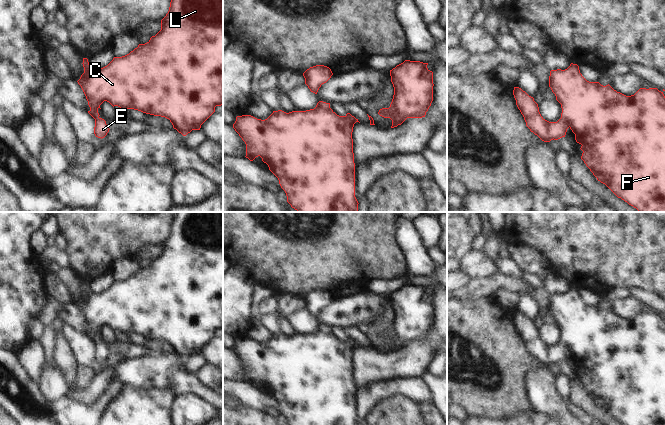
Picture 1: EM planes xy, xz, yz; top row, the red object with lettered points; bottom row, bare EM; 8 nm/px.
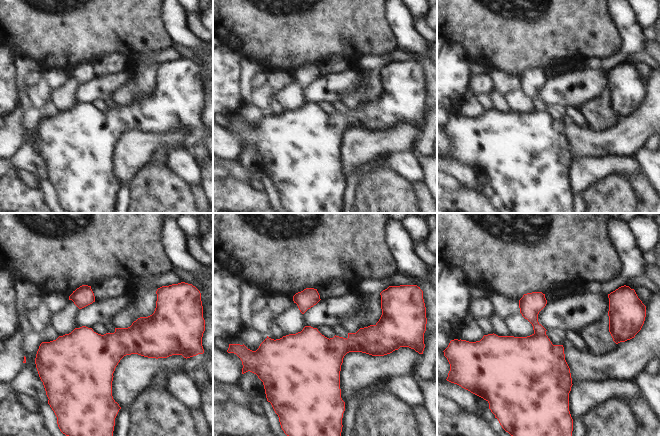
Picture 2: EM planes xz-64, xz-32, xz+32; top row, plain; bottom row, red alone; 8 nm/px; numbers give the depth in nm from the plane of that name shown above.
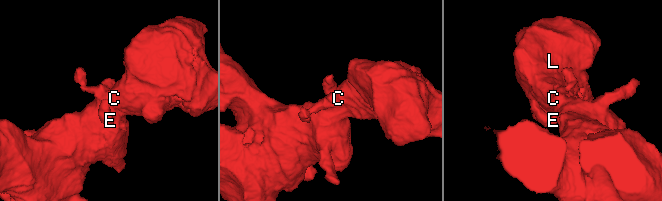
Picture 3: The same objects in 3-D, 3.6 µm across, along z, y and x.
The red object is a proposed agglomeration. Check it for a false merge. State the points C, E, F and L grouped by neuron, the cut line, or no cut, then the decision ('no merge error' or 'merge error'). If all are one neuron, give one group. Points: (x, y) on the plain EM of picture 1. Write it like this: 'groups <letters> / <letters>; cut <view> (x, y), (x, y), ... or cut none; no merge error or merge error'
groups C E F L; cut none; no merge error

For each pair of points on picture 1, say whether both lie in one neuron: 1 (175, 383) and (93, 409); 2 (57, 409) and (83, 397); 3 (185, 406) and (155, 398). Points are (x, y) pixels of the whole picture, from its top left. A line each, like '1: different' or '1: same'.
1: same
2: different
3: different

